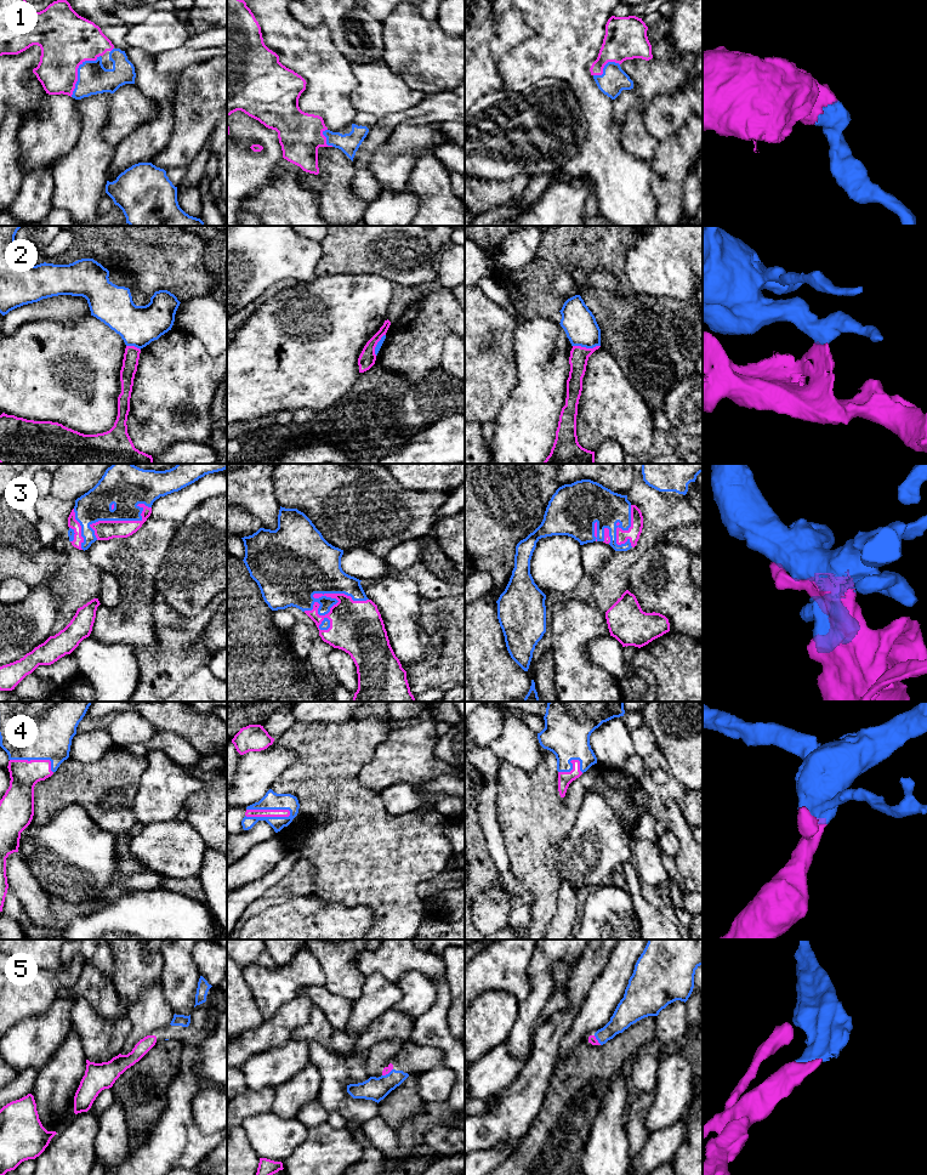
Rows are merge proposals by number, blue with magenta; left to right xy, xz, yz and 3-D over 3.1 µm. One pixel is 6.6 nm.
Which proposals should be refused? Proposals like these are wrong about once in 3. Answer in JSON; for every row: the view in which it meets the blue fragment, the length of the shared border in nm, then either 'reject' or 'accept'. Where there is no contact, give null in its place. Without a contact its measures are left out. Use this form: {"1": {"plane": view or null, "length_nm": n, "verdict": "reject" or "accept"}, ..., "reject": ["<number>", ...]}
{"1": {"plane": "xy", "length_nm": 340, "verdict": "accept"}, "2": {"plane": "yz", "length_nm": 180, "verdict": "reject"}, "3": {"plane": "xz", "length_nm": 440, "verdict": "accept"}, "4": {"plane": "xz", "length_nm": 300, "verdict": "accept"}, "5": {"plane": "xz", "length_nm": 90, "verdict": "accept"}, "reject": ["2"]}

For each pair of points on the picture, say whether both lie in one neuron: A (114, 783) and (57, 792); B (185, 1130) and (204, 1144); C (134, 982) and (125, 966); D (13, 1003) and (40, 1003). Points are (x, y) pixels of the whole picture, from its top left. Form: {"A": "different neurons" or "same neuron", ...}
{"A": "same neuron", "B": "same neuron", "C": "same neuron", "D": "same neuron"}

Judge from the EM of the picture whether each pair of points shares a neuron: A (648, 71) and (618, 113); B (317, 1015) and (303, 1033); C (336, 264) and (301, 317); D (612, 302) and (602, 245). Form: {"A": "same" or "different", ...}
{"A": "same", "B": "same", "C": "different", "D": "different"}

